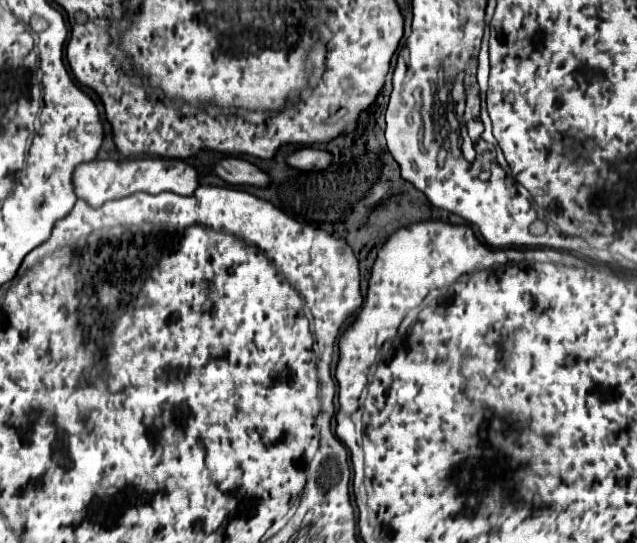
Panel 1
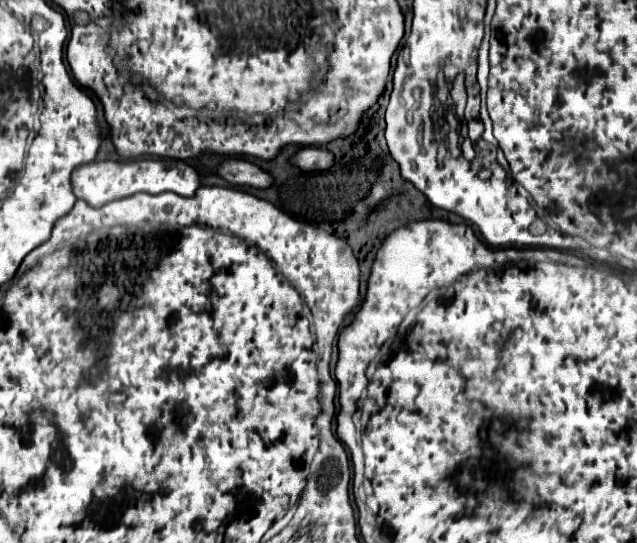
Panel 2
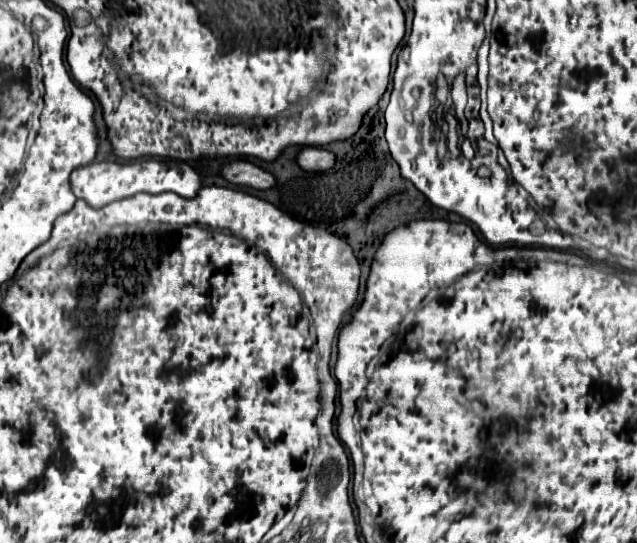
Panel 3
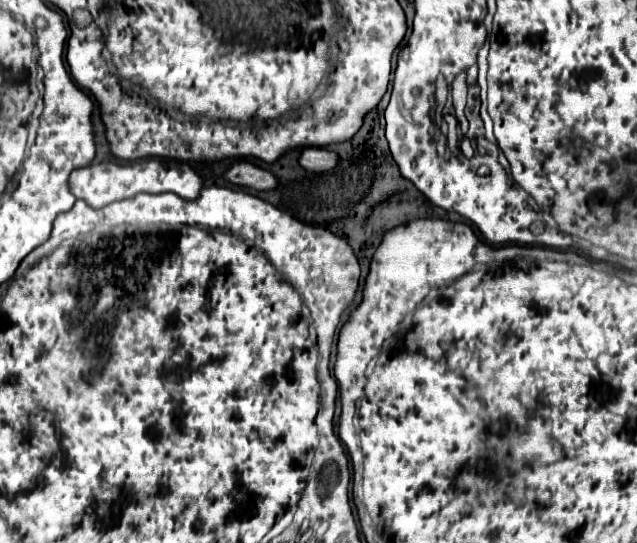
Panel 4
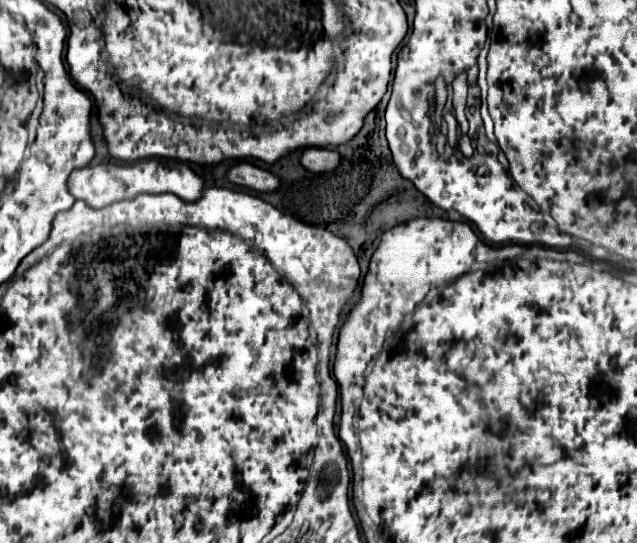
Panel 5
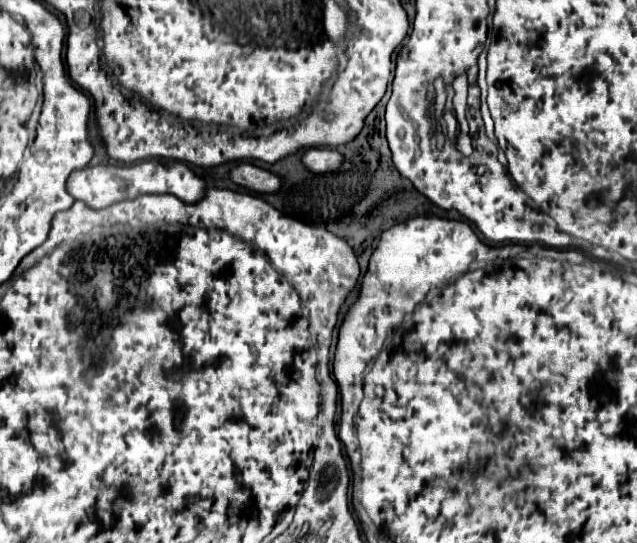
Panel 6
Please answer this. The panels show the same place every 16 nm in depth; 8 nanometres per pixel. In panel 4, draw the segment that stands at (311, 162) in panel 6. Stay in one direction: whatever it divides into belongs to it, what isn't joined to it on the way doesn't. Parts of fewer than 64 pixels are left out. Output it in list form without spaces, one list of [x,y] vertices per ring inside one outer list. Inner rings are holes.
[[[306,148],[300,154],[300,166],[310,172],[328,172],[338,164],[338,154],[326,148]]]

